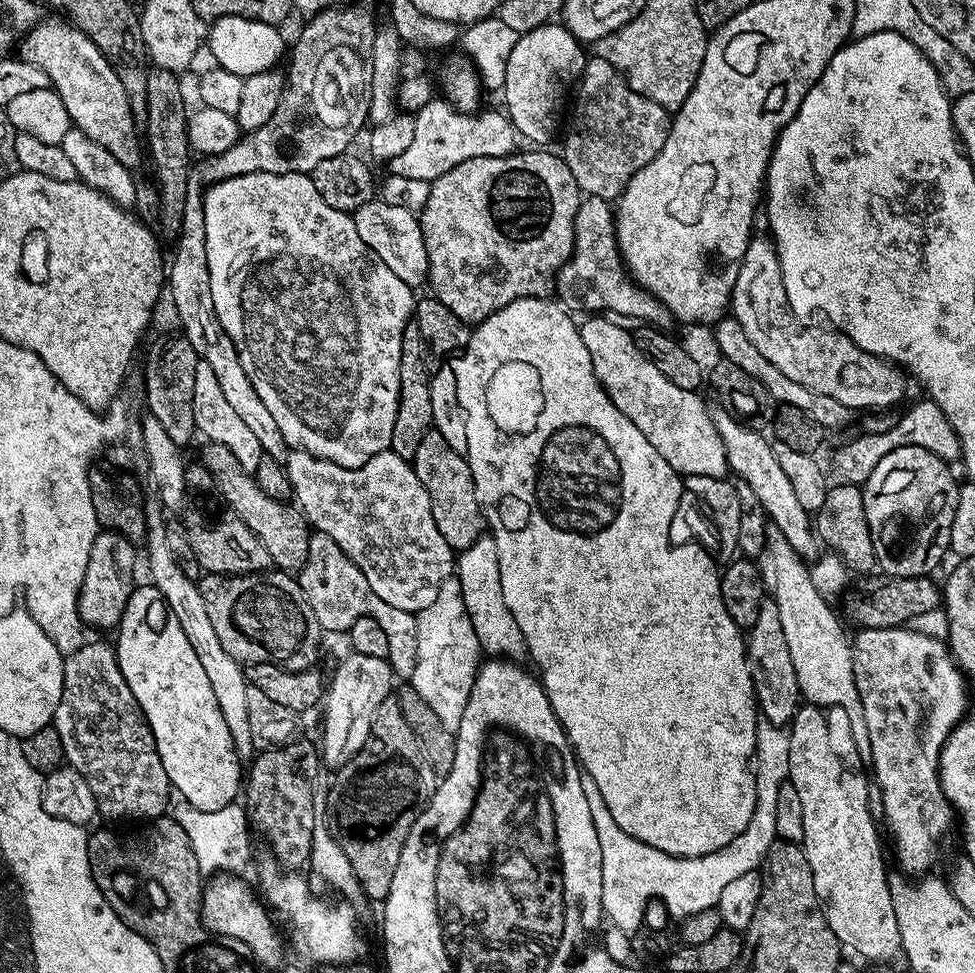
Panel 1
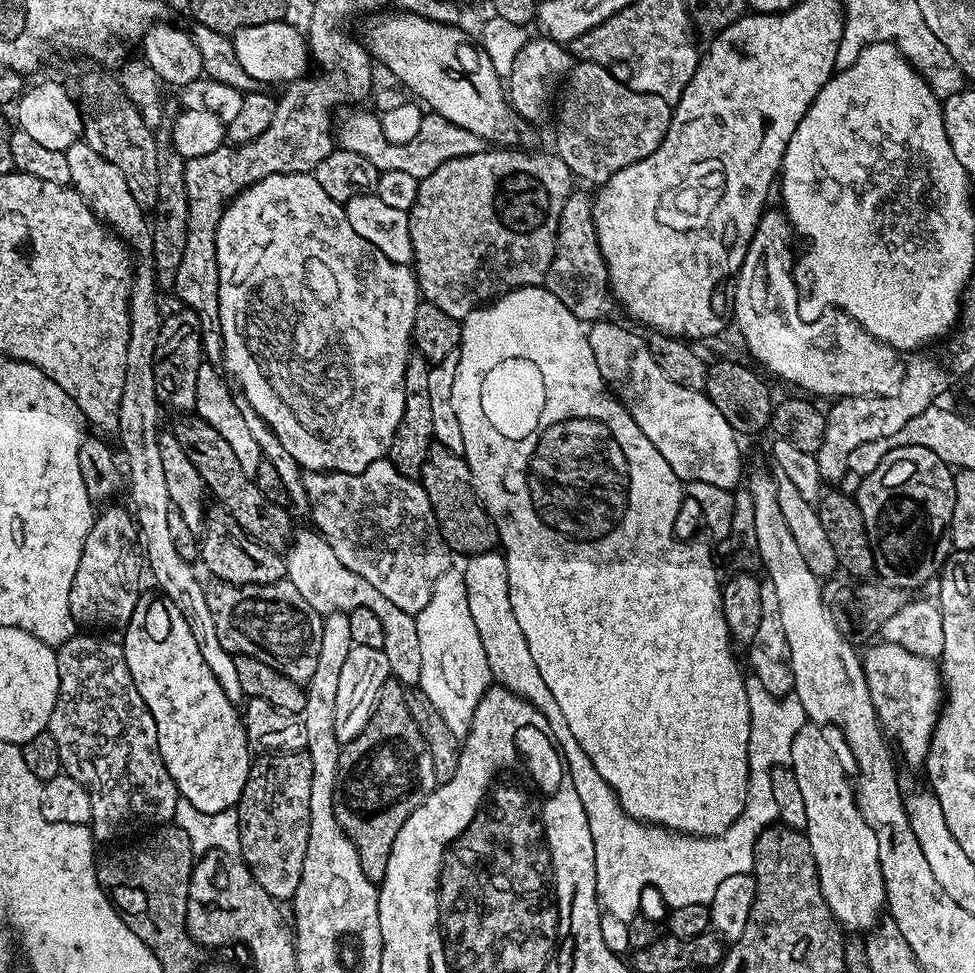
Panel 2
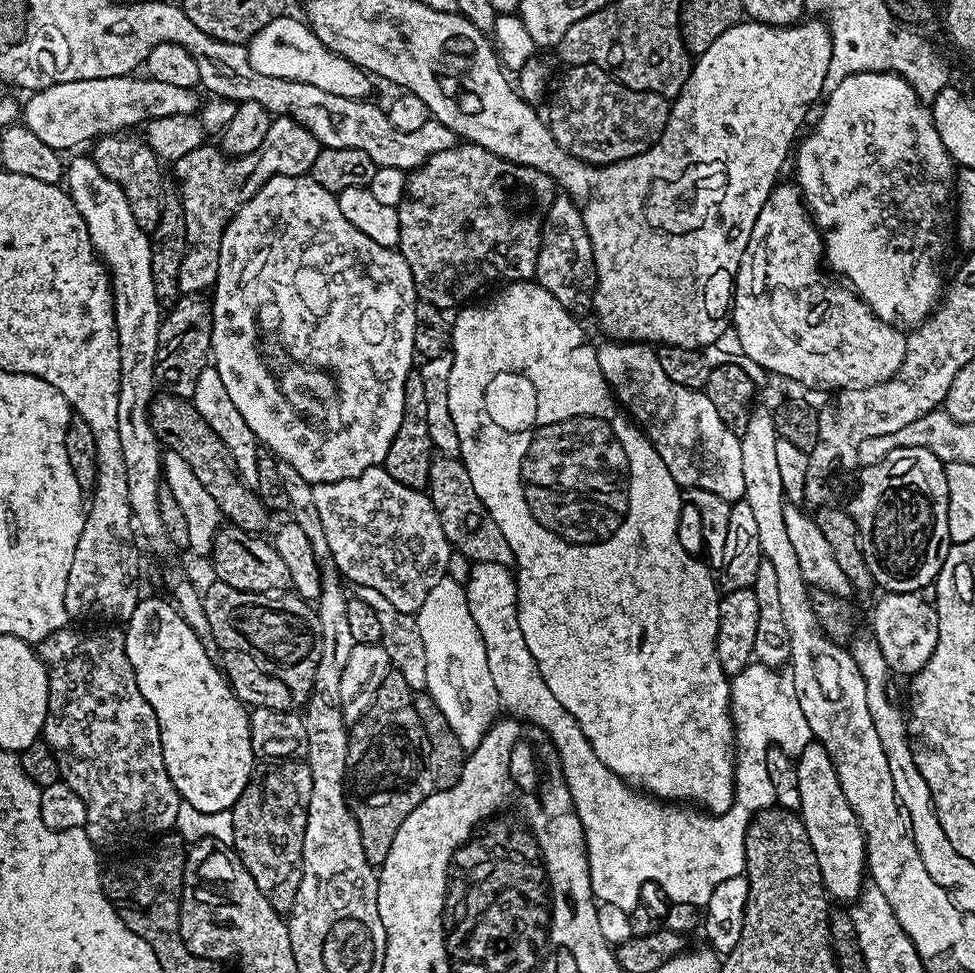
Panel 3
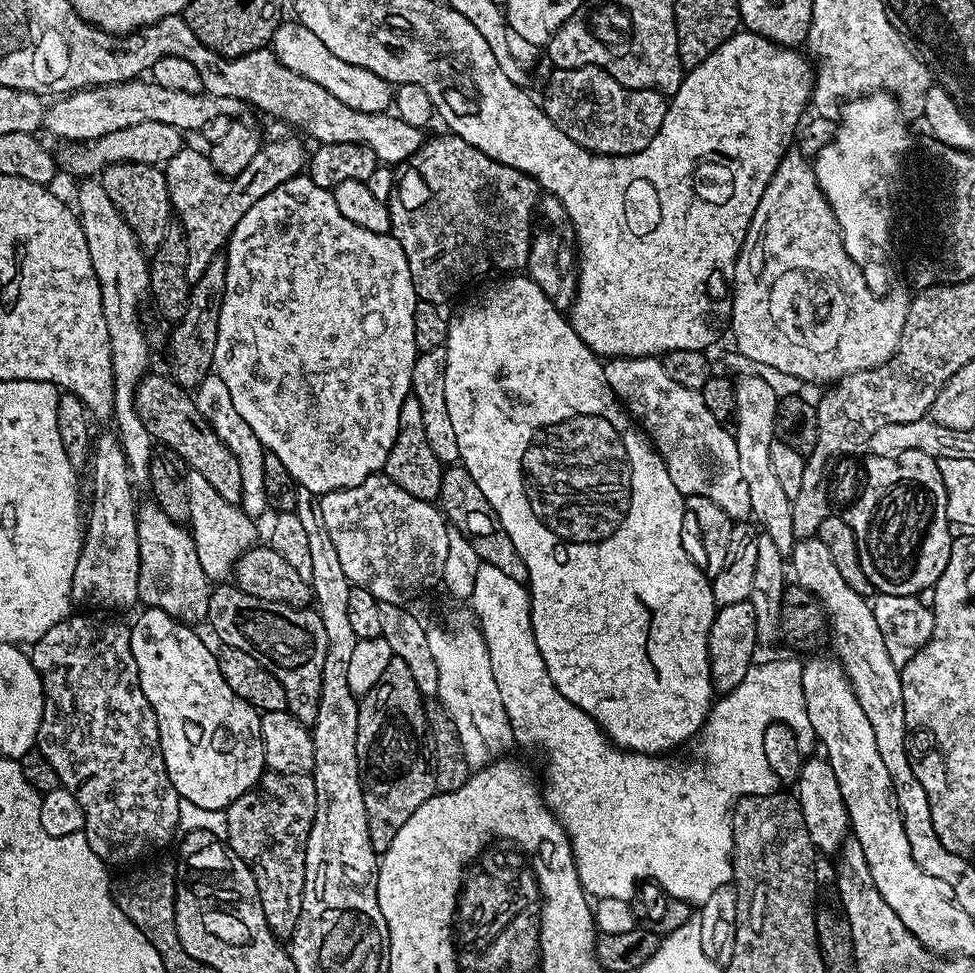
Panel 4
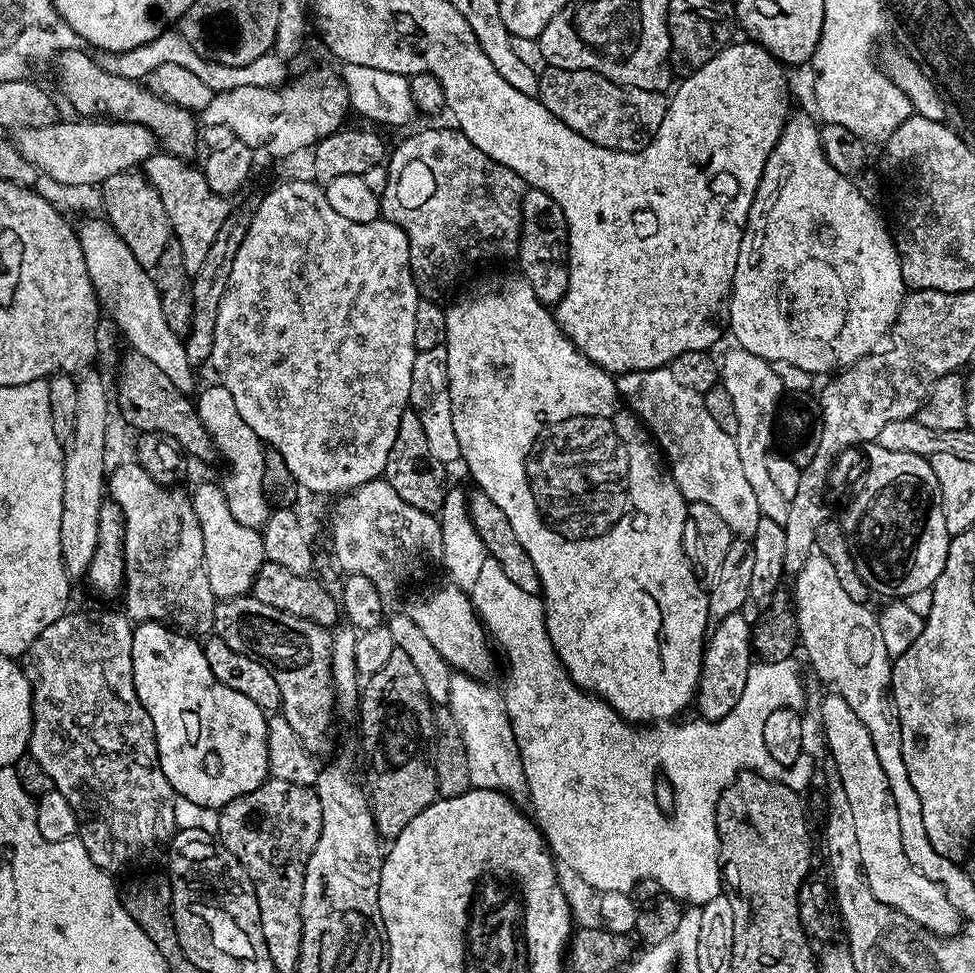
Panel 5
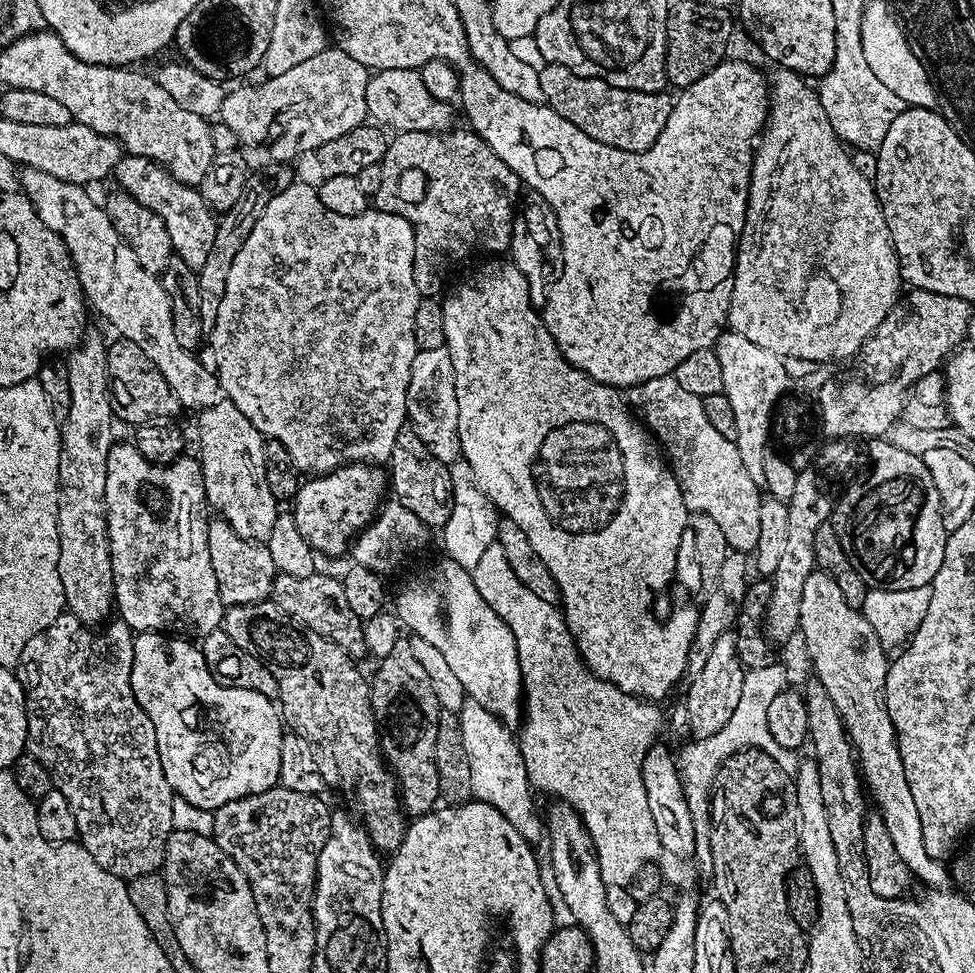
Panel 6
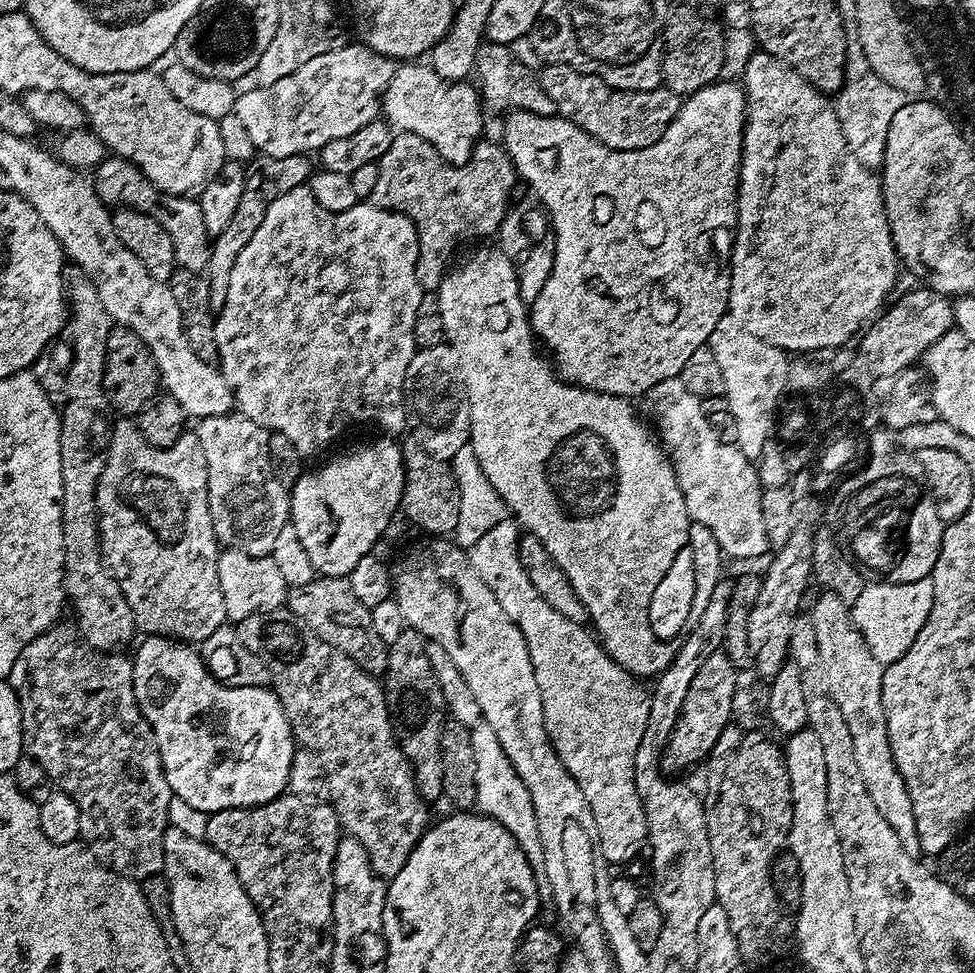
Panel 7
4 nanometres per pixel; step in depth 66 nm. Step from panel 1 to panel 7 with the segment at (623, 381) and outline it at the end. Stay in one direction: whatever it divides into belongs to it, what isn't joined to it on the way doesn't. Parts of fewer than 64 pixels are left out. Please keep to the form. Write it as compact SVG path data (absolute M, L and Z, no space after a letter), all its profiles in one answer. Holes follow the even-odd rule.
M678 378L658 382L658 386L646 390L642 397L648 411L647 419L668 454L682 490L689 521L706 526L706 530L718 538L718 546L725 557L752 560L770 548L766 522L762 522L762 489L756 465L735 444L718 442L718 434L710 430L700 402L700 397L690 394Z

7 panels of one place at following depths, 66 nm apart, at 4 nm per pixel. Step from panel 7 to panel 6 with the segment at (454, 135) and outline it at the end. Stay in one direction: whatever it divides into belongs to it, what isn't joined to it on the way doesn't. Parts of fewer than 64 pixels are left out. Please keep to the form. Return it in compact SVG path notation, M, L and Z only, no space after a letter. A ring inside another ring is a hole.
M381 68L373 71L368 77L366 86L366 106L369 117L377 125L393 133L435 132L440 134L453 127L453 105L449 101L434 98L430 90L426 90L419 71L415 68Z

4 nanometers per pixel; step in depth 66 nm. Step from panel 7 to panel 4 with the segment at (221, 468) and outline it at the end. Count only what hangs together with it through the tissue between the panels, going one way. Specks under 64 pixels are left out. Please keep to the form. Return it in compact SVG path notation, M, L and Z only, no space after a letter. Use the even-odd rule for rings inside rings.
M209 374L194 390L194 399L198 410L202 410L202 414L210 422L214 434L218 434L218 438L228 447L230 454L238 458L238 470L242 470L239 507L246 515L259 518L263 512L269 511L266 490L262 486L262 458L266 451L264 443L258 438L258 434L254 434L254 430L250 430L249 424L242 419L242 414L238 414L238 409L234 407L230 398L230 390L226 390L226 382L222 382L220 376Z

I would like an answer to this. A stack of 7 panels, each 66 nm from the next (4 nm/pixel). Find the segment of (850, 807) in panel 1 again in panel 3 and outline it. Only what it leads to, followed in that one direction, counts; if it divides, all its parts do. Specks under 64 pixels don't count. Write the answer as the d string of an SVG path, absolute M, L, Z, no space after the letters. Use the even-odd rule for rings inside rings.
M813 742L806 746L806 750L802 750L802 754L795 761L795 766L796 789L800 795L798 815L804 821L806 834L810 834L810 846L814 846L814 854L818 858L825 893L833 901L848 900L847 902L855 902L866 887L864 831L860 829L860 823L854 814L854 810L850 810L850 802L846 802L846 794L842 794L842 786L838 782L834 762L821 744Z

